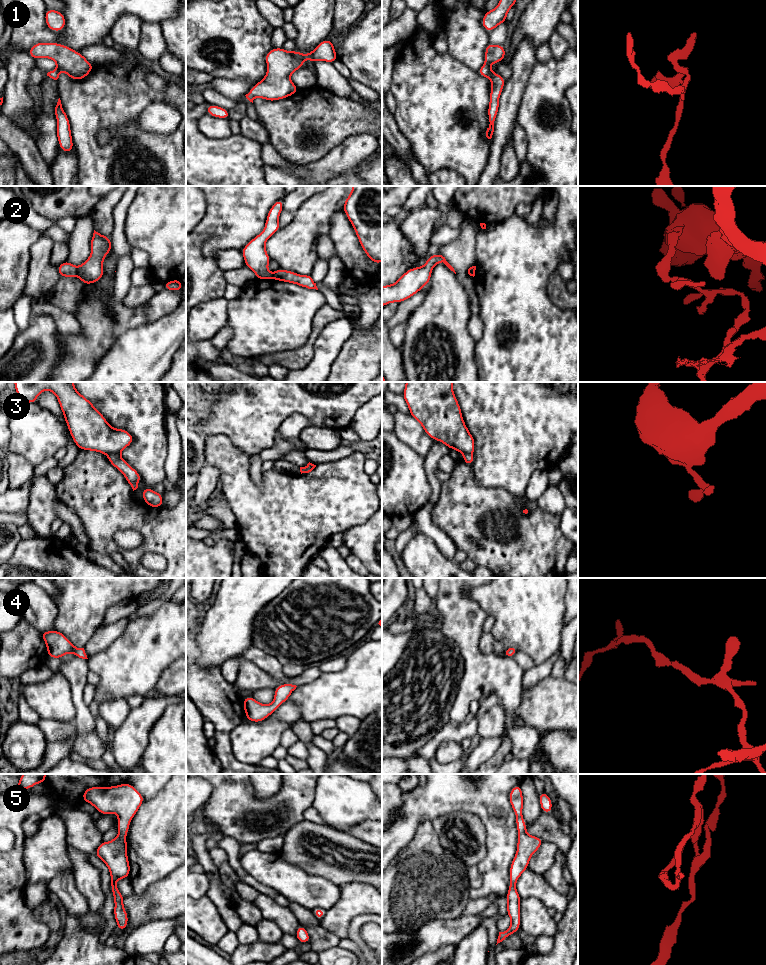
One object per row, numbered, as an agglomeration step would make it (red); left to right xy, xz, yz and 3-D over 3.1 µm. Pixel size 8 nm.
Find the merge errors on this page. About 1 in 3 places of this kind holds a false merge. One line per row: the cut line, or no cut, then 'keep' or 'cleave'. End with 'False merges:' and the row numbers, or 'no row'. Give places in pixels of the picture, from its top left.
1: no cut | keep
2: xy (76, 268), (77, 275) | cleave
3: xy (119, 453), (110, 453), (108, 455) | cleave
4: no cut | keep
5: no cut | keep
False merges: 2, 3

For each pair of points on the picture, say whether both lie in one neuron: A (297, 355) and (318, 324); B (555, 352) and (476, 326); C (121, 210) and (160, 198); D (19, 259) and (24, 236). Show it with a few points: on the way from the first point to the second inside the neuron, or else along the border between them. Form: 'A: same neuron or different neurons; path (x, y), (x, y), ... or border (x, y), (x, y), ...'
A: same neuron; path (305, 349), (310, 344), (315, 332)
B: different neurons; border (479, 315), (482, 321), (482, 336), (476, 342)
C: different neurons; border (135, 196), (127, 210), (124, 231)
D: same neuron; path (19, 253), (19, 242)

